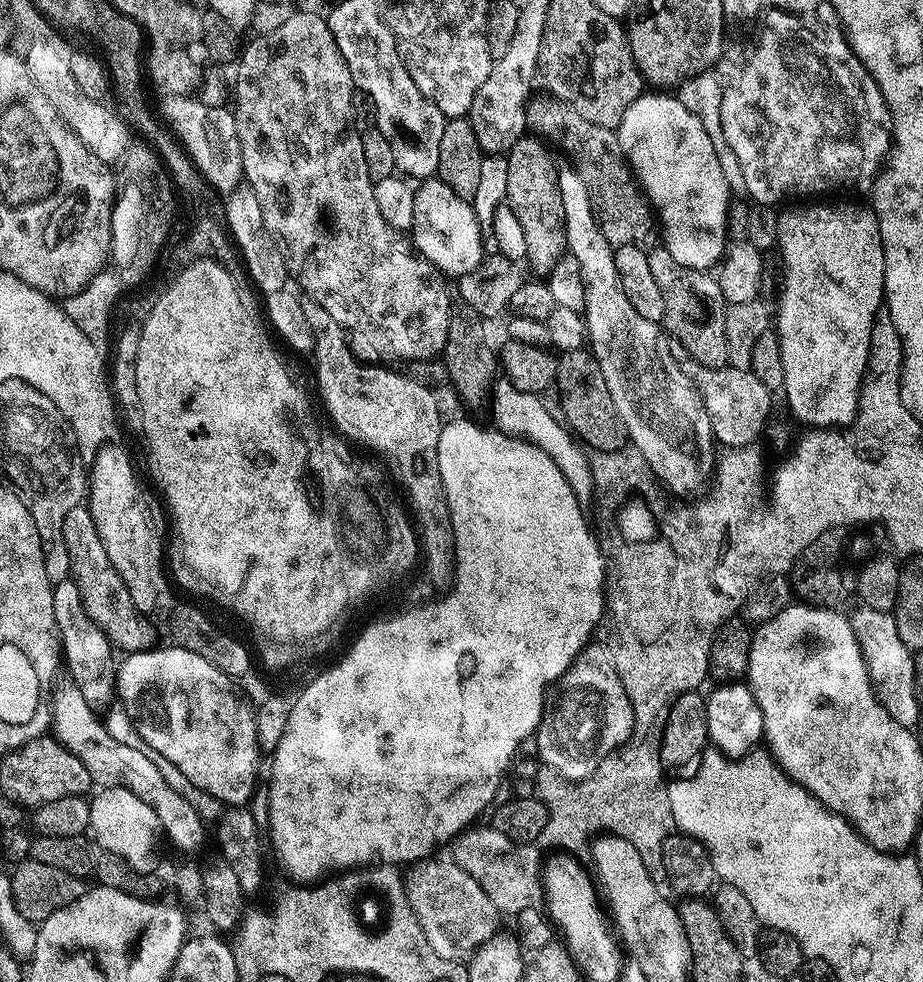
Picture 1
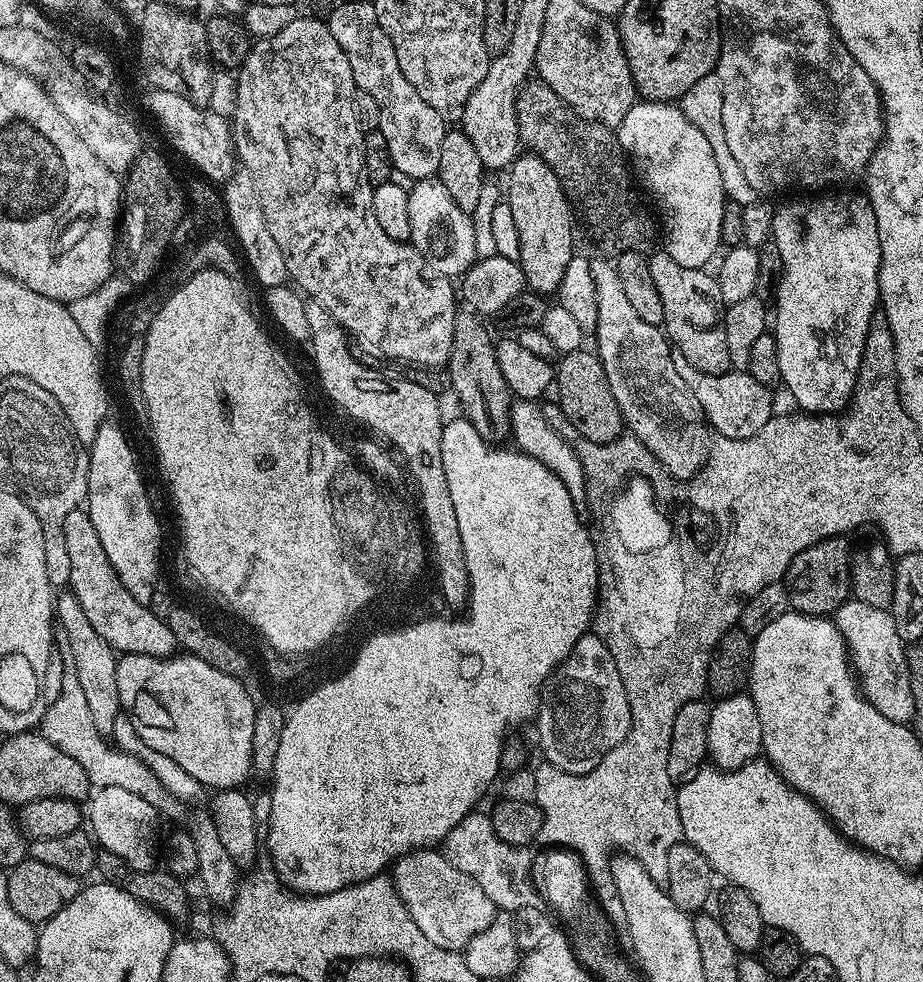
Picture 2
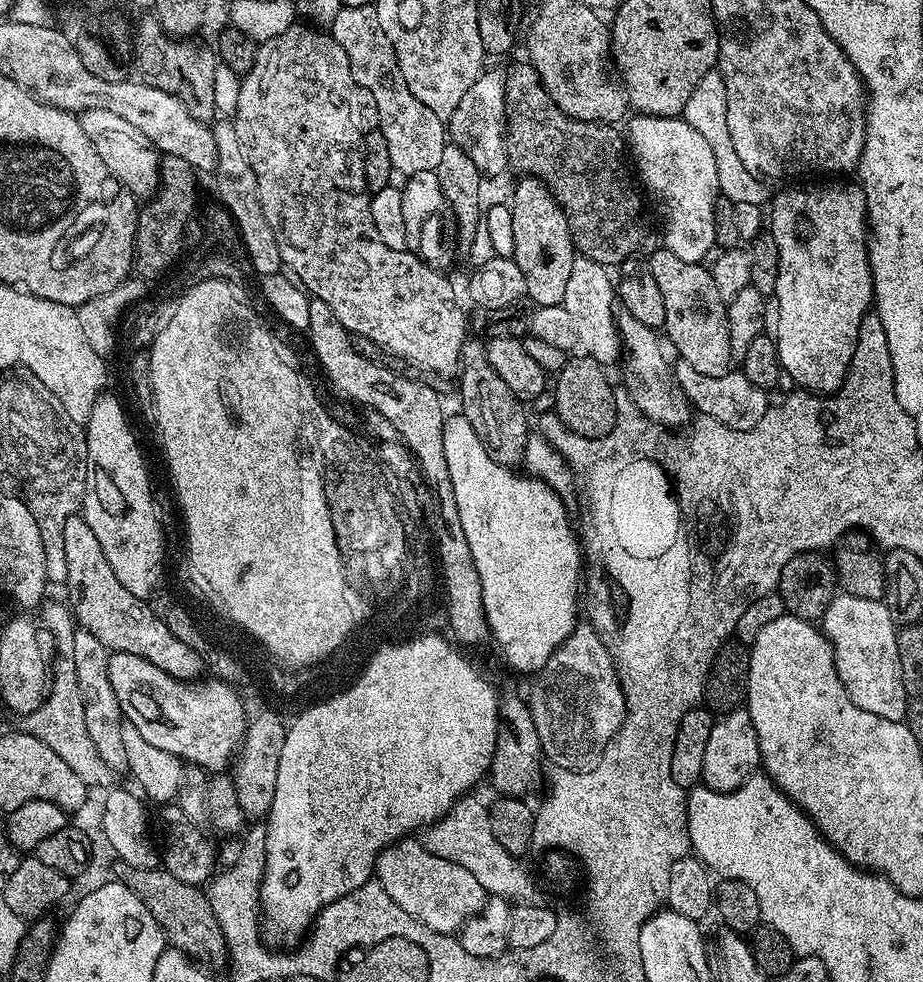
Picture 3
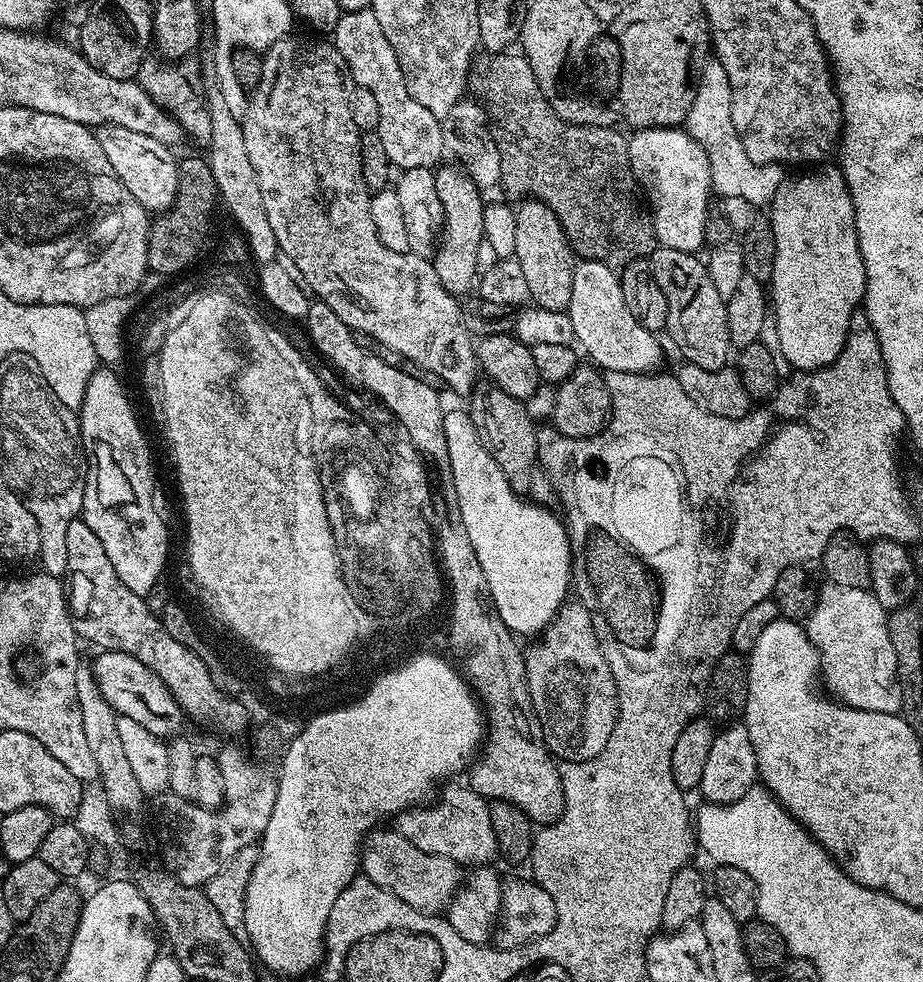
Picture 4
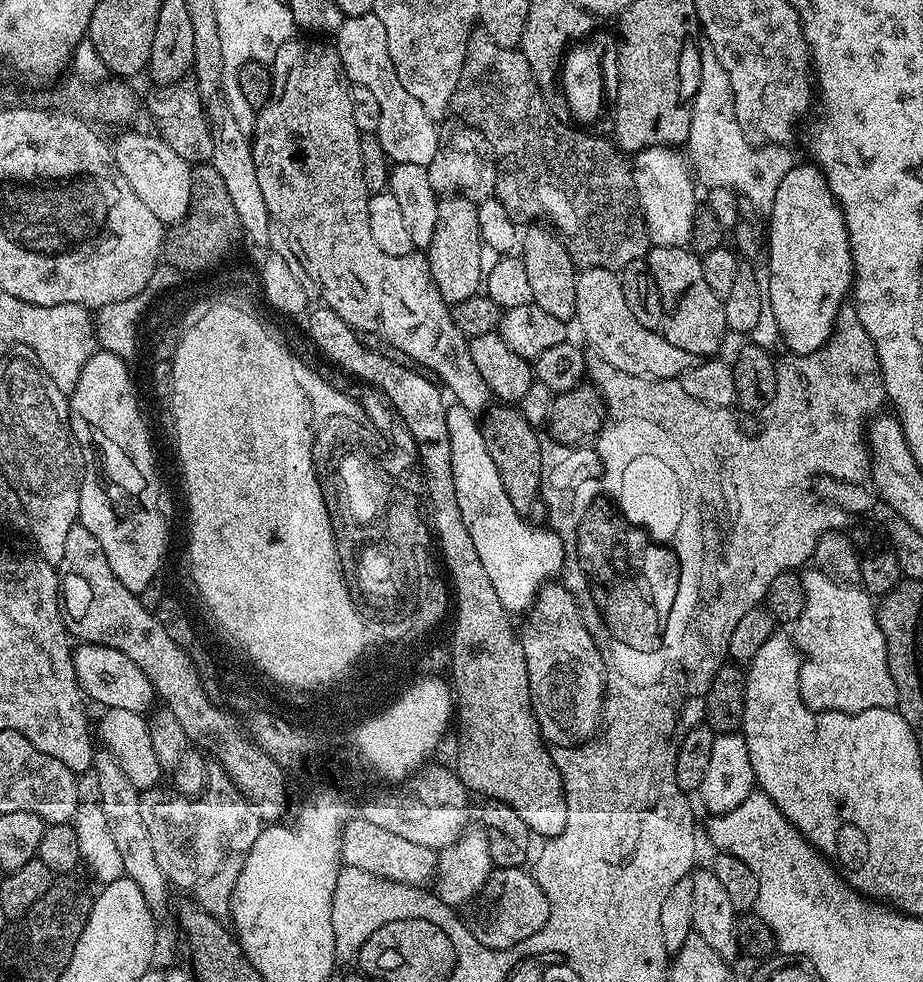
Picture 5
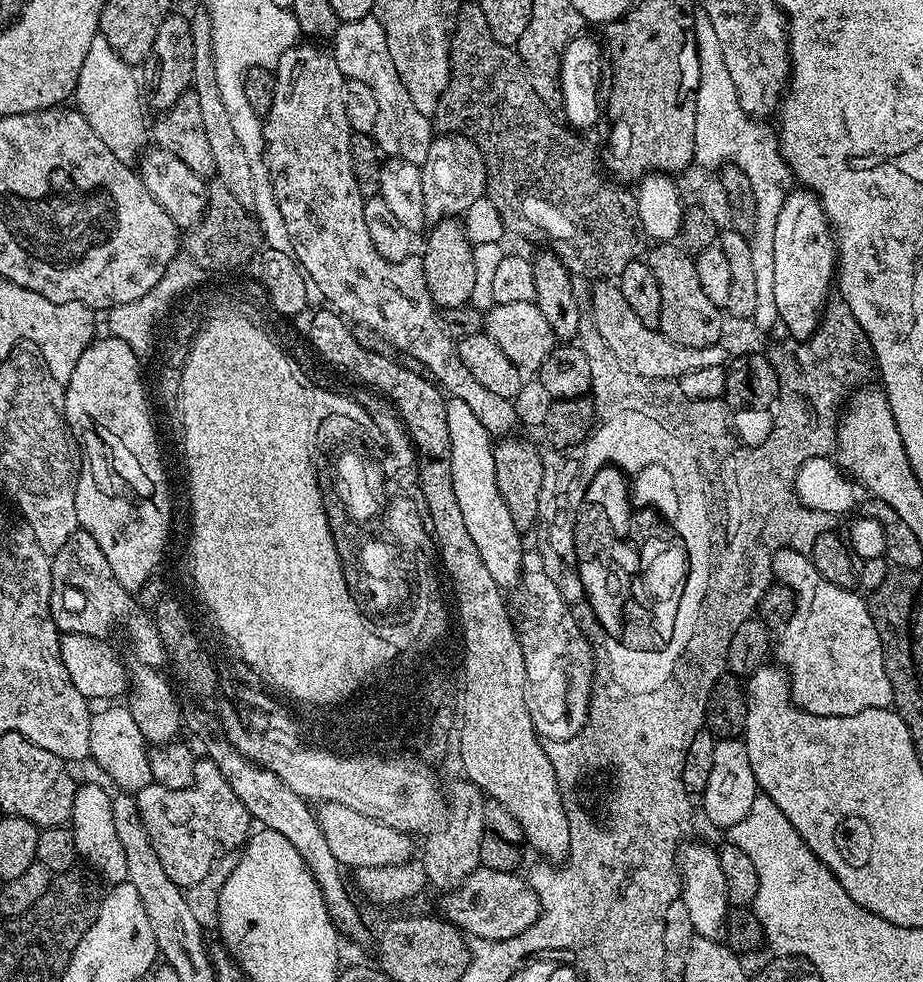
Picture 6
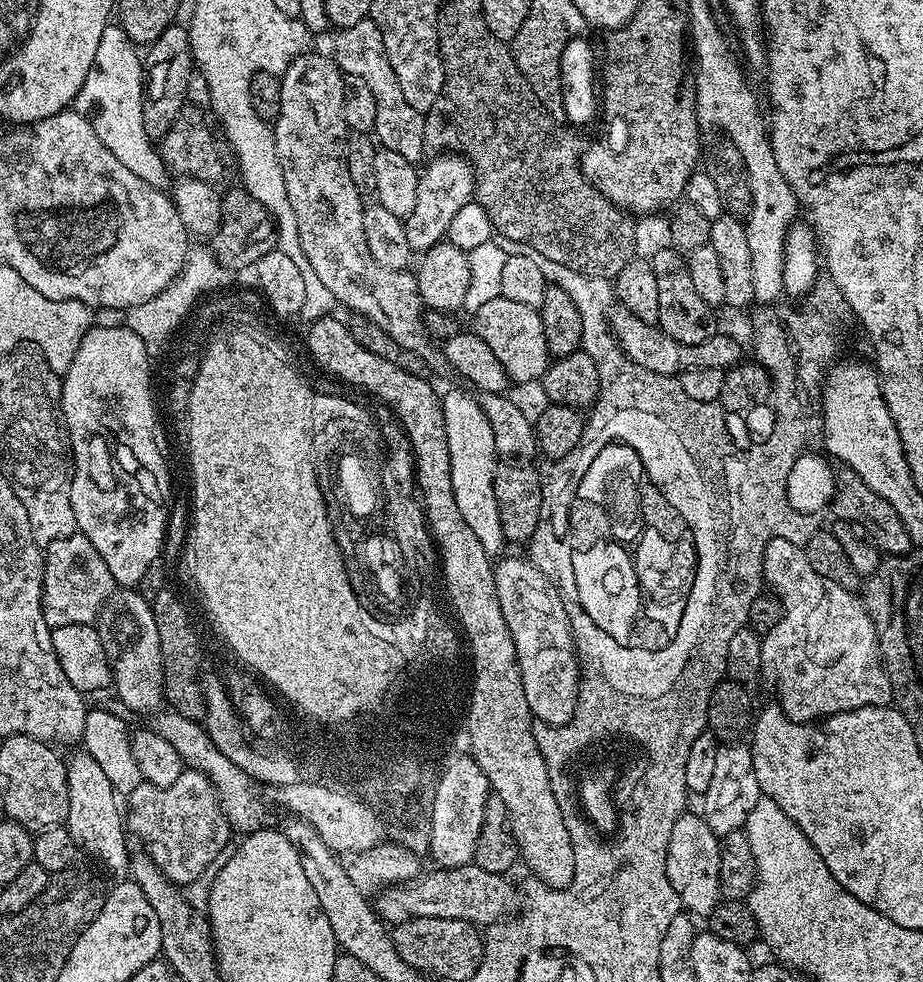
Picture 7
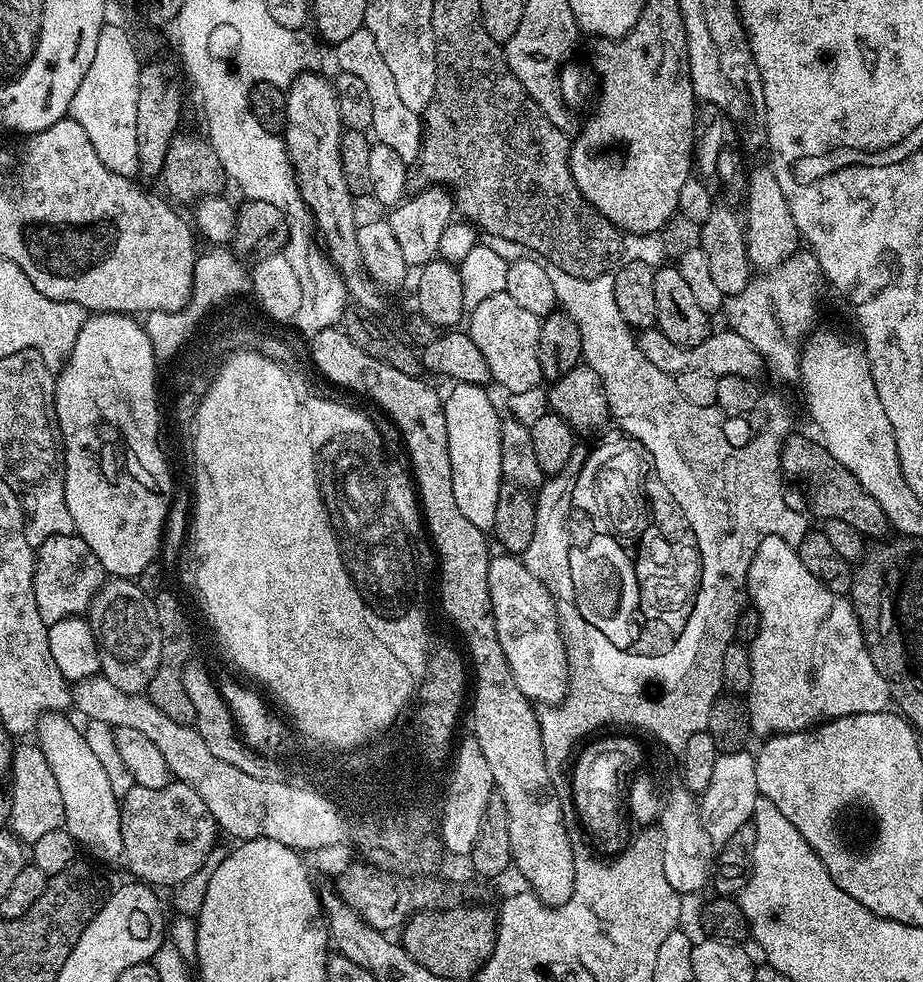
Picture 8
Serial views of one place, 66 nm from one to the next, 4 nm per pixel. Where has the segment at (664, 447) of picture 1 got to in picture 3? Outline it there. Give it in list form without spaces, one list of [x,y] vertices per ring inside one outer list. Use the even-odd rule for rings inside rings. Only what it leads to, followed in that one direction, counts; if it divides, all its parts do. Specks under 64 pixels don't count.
[[[629,312],[619,313],[618,340],[622,345],[624,384],[628,387],[626,396],[649,422],[655,422],[660,426],[664,426],[664,423],[683,425],[693,415],[694,409],[678,386],[673,365],[670,360],[668,364],[667,358],[664,357],[665,345],[662,340],[660,345],[656,336],[659,336],[657,329],[642,326],[642,322],[638,322],[638,318],[634,318]]]

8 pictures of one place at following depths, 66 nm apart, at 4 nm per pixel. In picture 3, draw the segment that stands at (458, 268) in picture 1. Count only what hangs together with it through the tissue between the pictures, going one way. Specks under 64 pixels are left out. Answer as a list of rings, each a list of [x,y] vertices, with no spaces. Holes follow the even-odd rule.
[[[419,172],[403,181],[402,215],[406,225],[406,242],[408,251],[425,260],[431,268],[448,270],[452,259],[458,253],[456,239],[456,219],[446,202],[446,194],[442,194],[442,186],[438,186],[436,172]]]

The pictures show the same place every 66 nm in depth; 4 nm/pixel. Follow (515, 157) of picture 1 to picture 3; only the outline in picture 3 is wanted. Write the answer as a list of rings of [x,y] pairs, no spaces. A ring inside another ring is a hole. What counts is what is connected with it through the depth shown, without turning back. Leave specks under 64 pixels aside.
[[[521,175],[512,192],[510,207],[514,218],[514,254],[522,278],[526,278],[527,299],[535,307],[558,306],[566,298],[566,282],[577,258],[570,226],[562,206],[552,197],[552,191],[536,176]]]

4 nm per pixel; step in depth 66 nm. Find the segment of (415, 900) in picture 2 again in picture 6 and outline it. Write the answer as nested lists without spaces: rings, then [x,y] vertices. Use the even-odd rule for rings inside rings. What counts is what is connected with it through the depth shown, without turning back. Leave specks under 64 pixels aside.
[[[333,804],[319,813],[320,829],[326,834],[326,842],[330,842],[330,850],[334,850],[334,858],[345,869],[357,870],[362,867],[384,867],[405,864],[413,859],[413,837],[407,832],[399,832],[374,818],[366,818],[366,814],[358,814],[358,810],[350,810],[350,806]]]

